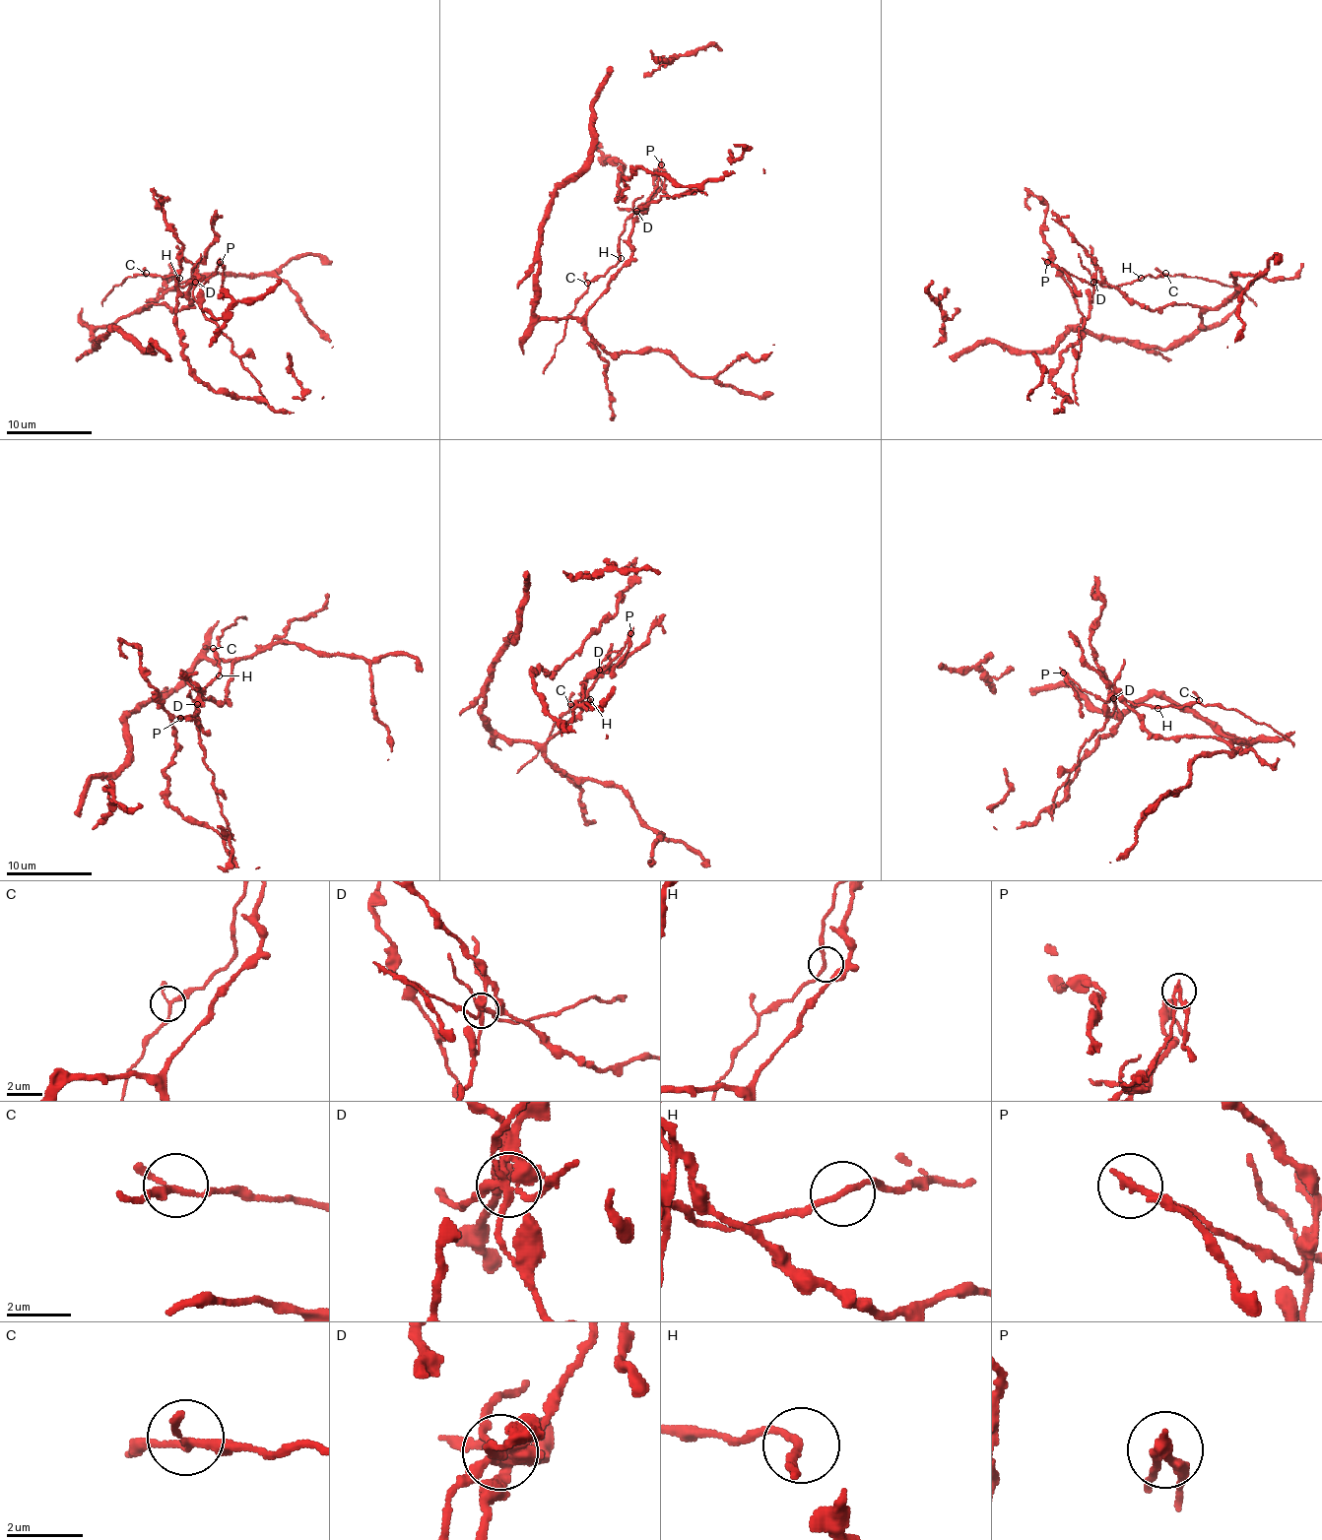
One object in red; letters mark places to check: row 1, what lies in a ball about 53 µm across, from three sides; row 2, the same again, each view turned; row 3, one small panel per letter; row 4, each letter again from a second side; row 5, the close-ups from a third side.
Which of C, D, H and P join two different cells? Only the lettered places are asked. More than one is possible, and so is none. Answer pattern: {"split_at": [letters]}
{"split_at": ["D", "P"]}

